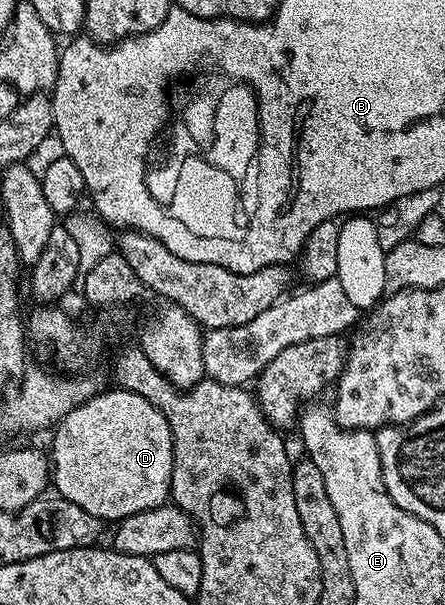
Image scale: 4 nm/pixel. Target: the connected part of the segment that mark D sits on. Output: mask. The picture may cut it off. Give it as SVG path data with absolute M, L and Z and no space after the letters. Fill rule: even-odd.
M105 389L94 395L92 399L87 400L83 405L71 409L71 413L67 413L67 417L63 417L60 423L56 424L53 433L53 451L51 450L52 486L54 488L57 486L56 494L60 498L67 501L75 501L75 505L79 505L79 509L87 509L87 513L91 513L103 521L109 521L109 519L118 521L131 517L132 514L143 513L144 510L163 506L170 498L169 486L171 485L171 473L173 472L173 438L171 437L171 429L169 428L169 422L165 419L165 415L159 409L155 409L155 405L151 405L151 401L147 401L130 391L120 389L108 391L108 389Z

